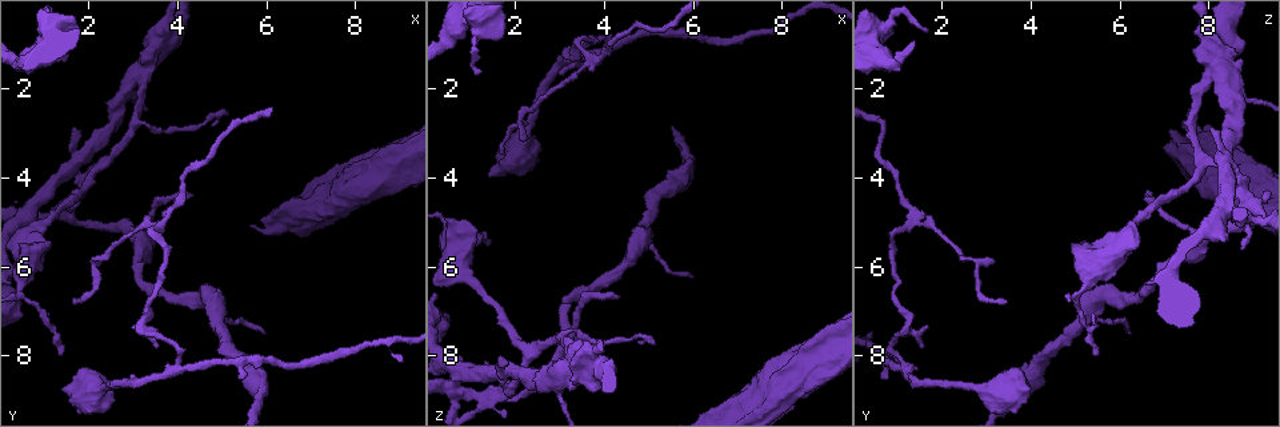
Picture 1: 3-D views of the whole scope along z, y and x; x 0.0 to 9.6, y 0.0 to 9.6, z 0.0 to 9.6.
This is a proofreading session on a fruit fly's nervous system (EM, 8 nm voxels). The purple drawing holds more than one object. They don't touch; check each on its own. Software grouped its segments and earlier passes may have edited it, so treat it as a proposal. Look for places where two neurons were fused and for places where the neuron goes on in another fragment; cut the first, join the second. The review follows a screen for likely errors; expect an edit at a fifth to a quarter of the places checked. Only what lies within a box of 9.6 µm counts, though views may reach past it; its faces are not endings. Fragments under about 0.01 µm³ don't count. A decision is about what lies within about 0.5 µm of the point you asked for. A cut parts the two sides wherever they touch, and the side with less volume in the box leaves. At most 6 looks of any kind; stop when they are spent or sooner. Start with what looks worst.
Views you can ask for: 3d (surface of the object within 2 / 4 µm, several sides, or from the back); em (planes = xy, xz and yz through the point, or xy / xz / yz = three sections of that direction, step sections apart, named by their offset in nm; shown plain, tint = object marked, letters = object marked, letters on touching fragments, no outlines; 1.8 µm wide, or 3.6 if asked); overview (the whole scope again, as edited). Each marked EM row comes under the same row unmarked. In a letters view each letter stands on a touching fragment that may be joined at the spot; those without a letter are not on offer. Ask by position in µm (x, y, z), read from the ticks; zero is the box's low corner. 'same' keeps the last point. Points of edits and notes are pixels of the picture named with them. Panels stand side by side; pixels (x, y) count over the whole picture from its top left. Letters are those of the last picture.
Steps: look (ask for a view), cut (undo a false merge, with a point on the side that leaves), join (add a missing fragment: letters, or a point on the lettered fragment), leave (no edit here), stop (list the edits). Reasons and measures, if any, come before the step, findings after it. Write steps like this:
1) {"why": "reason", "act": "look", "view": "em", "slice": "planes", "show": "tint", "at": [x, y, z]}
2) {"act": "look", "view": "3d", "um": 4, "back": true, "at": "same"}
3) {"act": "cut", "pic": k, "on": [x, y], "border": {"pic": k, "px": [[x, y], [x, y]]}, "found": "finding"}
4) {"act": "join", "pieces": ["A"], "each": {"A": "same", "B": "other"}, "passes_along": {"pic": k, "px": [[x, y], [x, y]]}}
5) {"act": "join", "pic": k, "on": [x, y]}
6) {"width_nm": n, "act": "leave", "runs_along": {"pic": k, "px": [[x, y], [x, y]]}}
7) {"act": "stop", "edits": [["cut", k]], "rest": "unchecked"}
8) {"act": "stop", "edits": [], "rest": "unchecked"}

{"why": "arms part here", "act": "look", "view": "em", "slice": "xy", "step": 8, "show": "tint", "at": [3.90, 8.30, 1.25]}

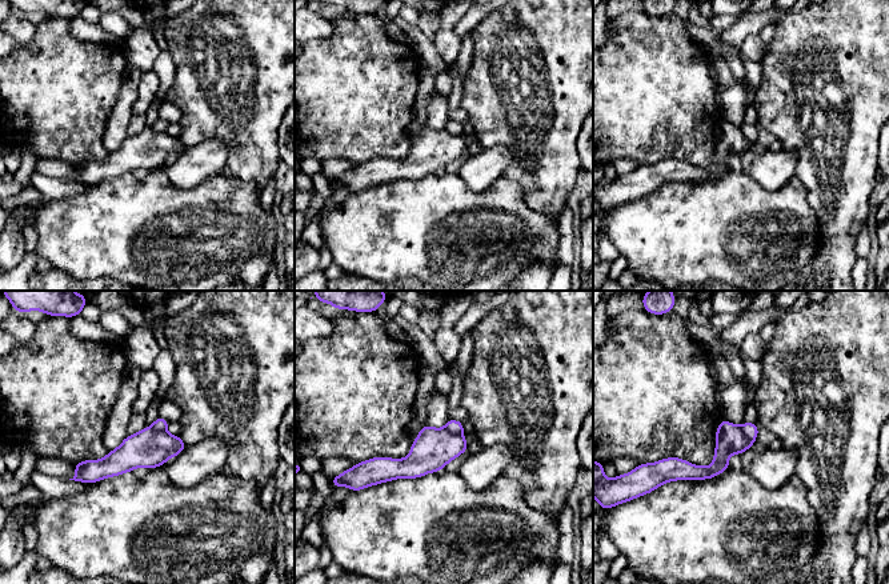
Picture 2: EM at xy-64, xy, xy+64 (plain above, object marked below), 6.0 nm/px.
{"why": "another direction", "act": "look", "view": "em", "slice": "planes", "show": "tint", "at": "same"}

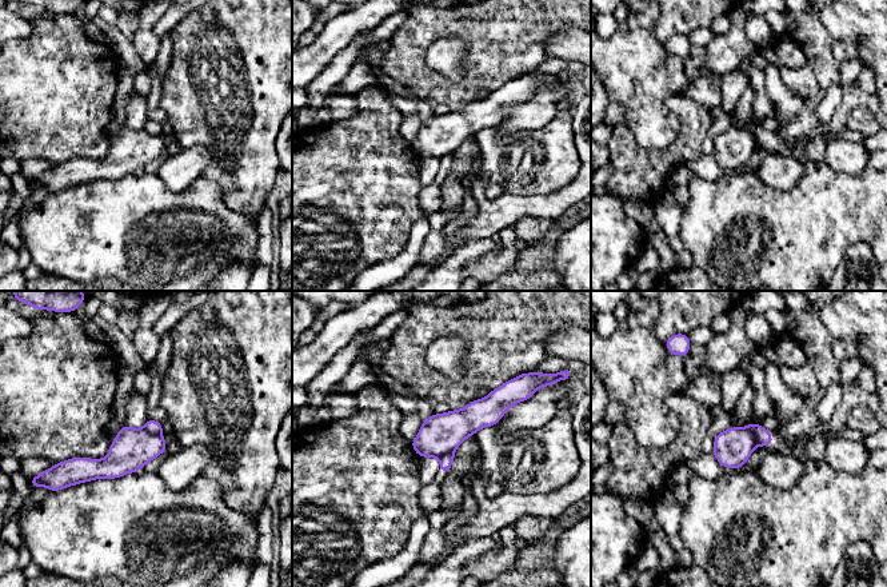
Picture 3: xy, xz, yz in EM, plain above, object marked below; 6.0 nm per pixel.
{"why": "see the neighbours", "act": "look", "view": "em", "slice": "planes", "show": "letters", "at": "same"}

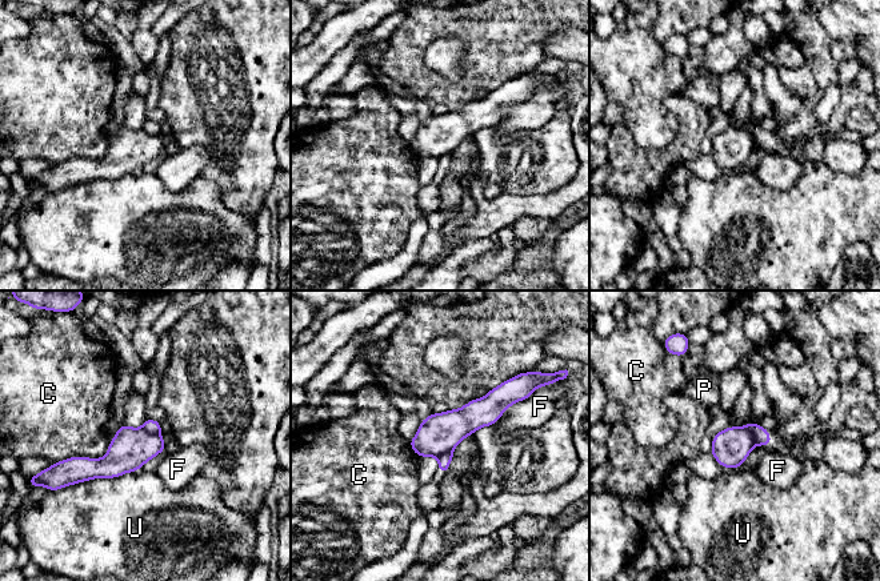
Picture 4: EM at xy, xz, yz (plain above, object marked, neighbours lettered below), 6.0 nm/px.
{"width_nm": 220, "act": "cut", "pic": 4, "on": [760, 435], "each": {"C": "other", "F": "other", "P": "other", "U": "other"}, "border": {"pic": 4, "px": [[742, 427], [751, 433], [756, 443]]}, "found": "two neurons meet here"}

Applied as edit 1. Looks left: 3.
{"act": "look", "view": "overview"}

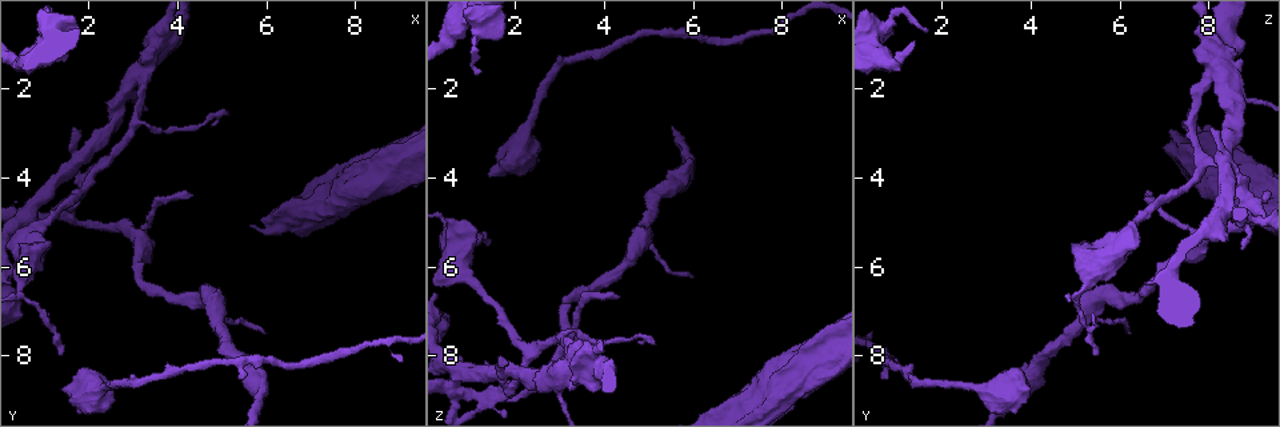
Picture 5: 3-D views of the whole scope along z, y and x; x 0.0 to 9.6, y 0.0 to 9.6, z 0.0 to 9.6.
{"why": "free end", "act": "look", "view": "em", "slice": "xy", "step": 4, "show": "tint", "at": [1.25, 0.70, 1.55]}

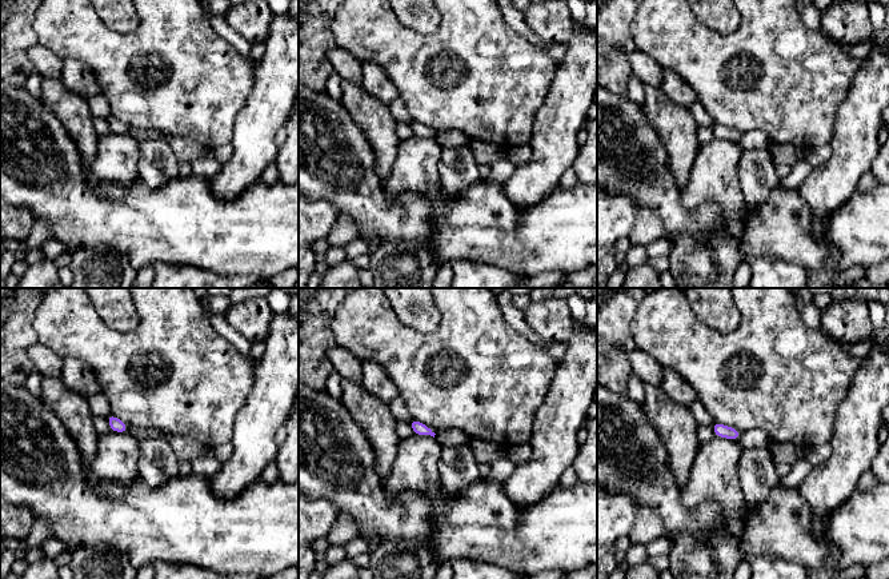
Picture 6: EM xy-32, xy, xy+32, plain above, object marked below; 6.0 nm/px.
{"act": "look", "view": "em", "slice": "planes", "show": "letters", "at": "same"}

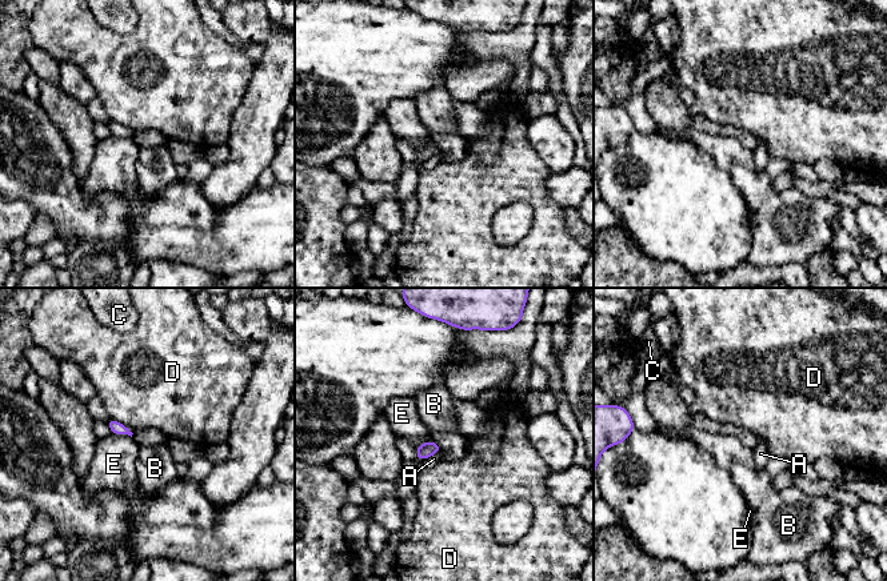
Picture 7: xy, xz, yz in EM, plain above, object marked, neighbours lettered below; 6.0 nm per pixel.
{"act": "leave", "each": {"A": "other", "B": "other", "C": "other", "D": "other", "E": "other"}, "border": {"pic": 7, "px": [[111, 417], [120, 421], [128, 429]]}, "found": "none of them fits"}

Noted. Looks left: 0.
{"act": "stop", "edits": [["cut", 4]], "rest": "unchecked"}

